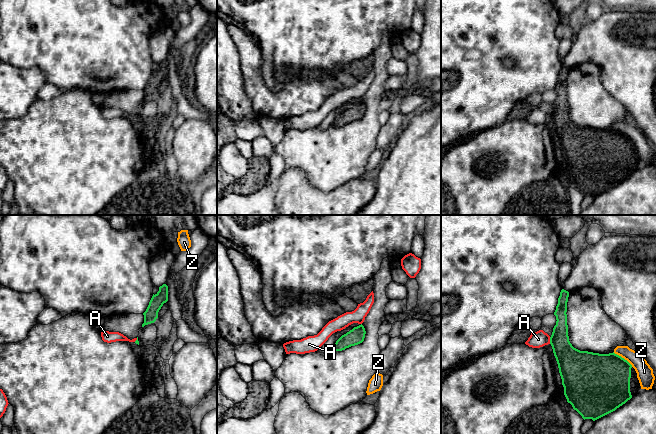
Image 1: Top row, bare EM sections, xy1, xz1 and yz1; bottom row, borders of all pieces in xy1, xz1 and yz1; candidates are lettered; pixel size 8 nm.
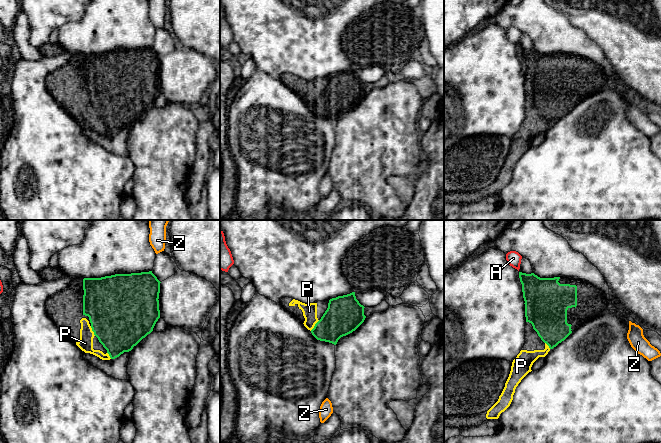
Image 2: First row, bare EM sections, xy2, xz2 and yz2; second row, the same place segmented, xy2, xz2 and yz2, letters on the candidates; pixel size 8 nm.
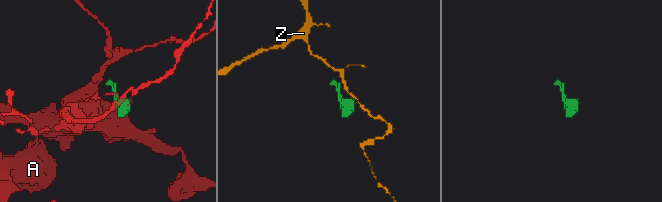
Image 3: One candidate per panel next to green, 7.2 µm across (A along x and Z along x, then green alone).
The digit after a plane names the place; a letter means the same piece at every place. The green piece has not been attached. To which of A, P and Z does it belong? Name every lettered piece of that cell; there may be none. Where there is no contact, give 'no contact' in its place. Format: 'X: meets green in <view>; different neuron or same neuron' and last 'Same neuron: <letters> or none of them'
A: meets green in yz1; different neuron
P: meets green in xz2; same neuron
Z: meets green in yz1; different neuron
Same neuron: P

